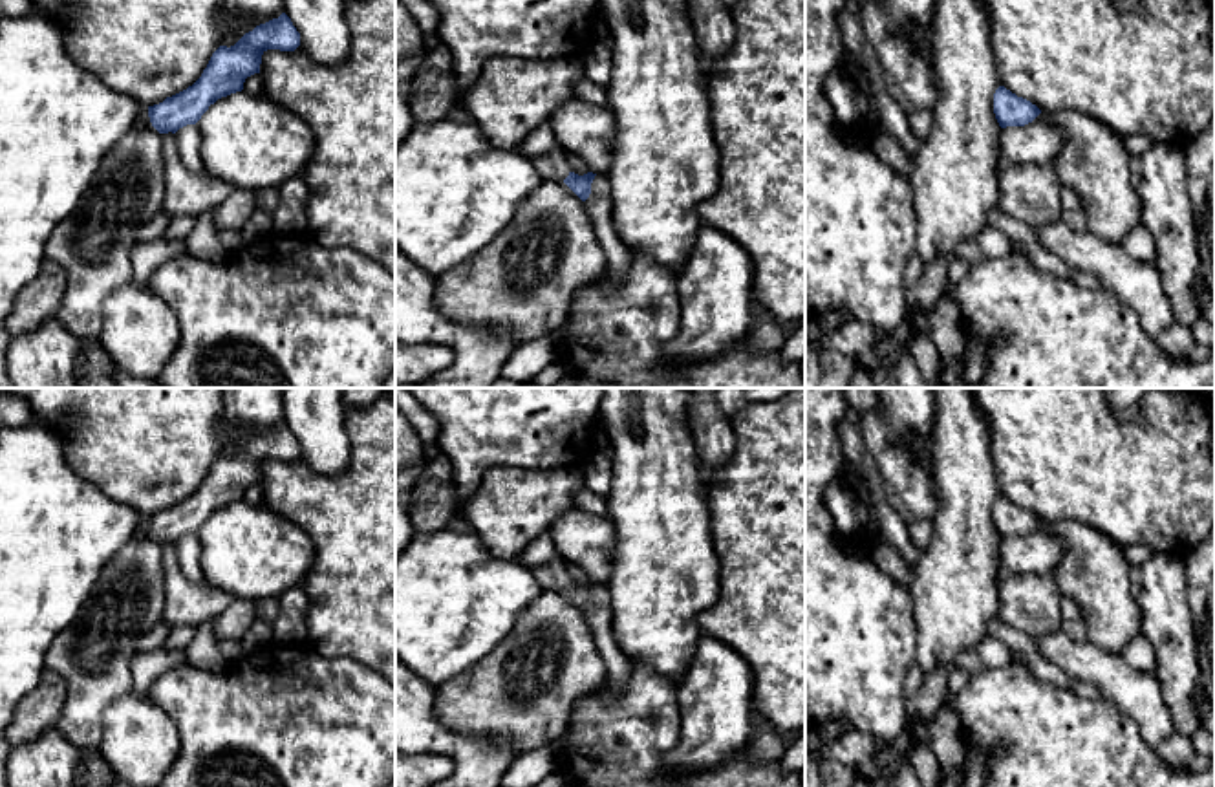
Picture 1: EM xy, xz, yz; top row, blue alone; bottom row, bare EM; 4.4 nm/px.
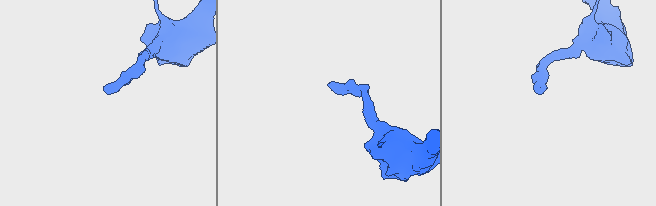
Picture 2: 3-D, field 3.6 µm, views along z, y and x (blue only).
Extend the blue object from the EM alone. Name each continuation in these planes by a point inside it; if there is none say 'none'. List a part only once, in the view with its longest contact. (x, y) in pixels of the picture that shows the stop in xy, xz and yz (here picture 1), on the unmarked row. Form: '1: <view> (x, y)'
1: xz (551, 575)

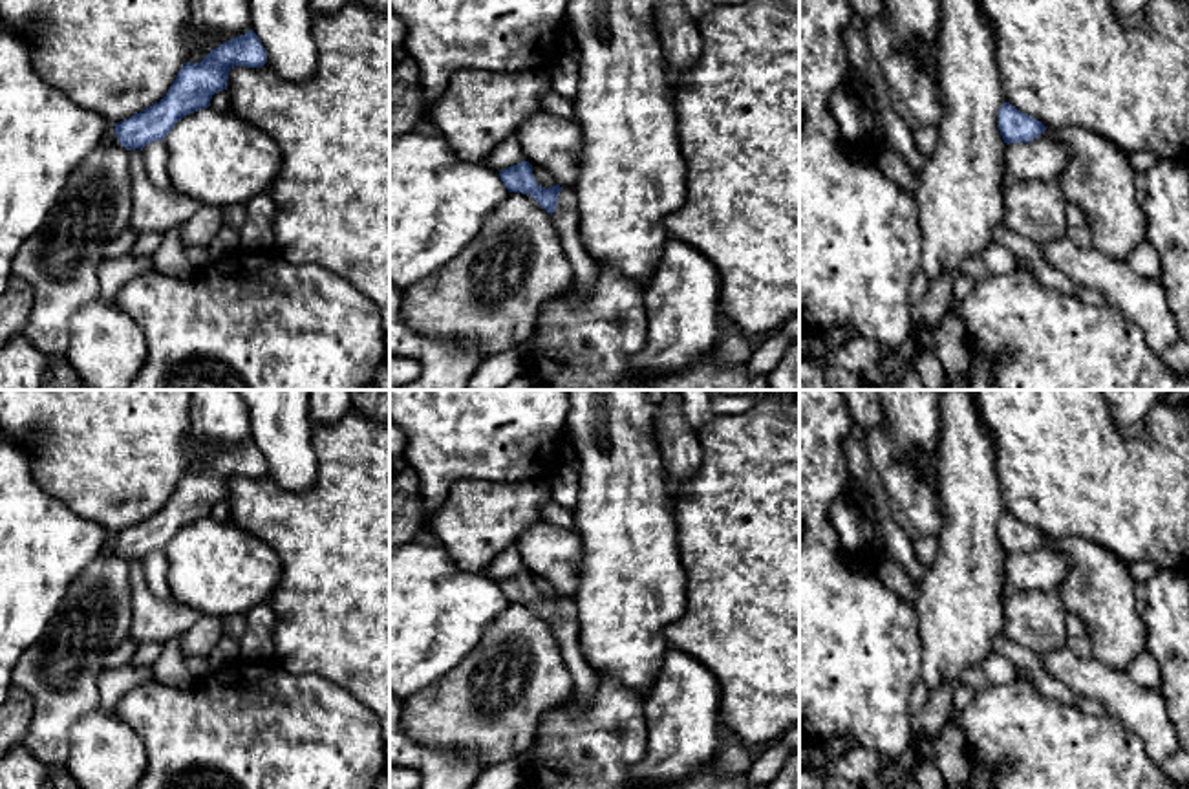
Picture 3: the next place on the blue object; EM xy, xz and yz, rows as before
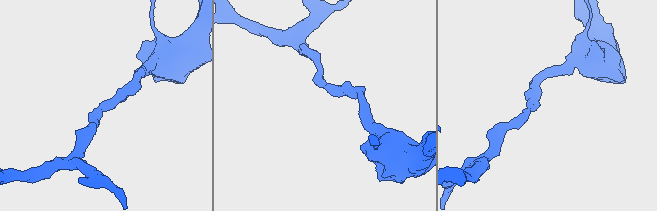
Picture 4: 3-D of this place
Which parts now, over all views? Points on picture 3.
none

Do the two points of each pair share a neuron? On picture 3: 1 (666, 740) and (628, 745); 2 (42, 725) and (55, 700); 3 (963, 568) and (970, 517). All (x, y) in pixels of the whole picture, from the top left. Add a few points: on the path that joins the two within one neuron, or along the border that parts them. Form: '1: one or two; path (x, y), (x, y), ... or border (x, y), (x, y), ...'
1: two; border (644, 702), (646, 753), (630, 769)
2: one; path (48, 720), (55, 713), (55, 705)
3: one; path (968, 555), (970, 529)

